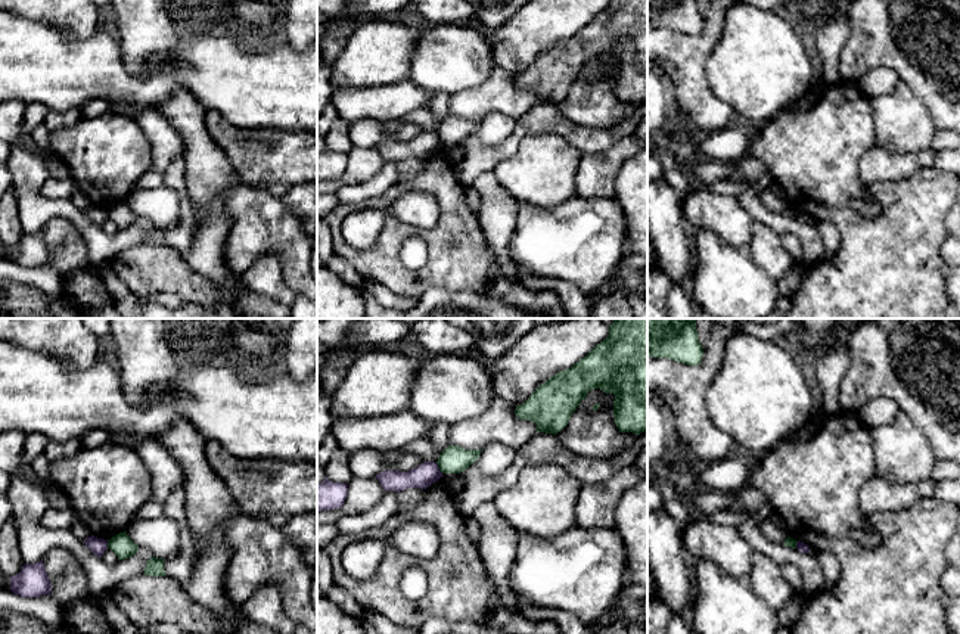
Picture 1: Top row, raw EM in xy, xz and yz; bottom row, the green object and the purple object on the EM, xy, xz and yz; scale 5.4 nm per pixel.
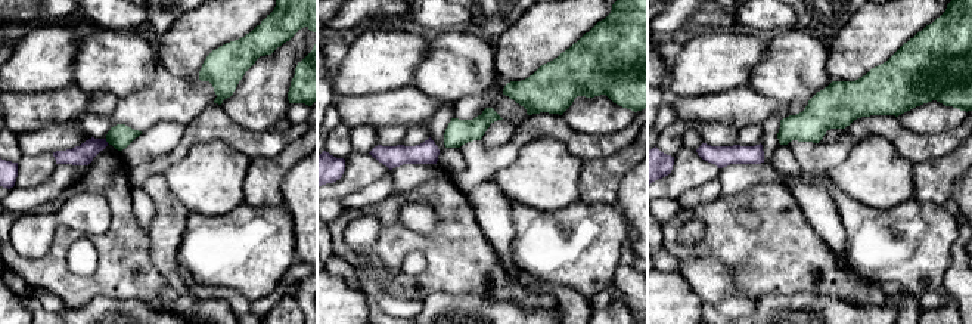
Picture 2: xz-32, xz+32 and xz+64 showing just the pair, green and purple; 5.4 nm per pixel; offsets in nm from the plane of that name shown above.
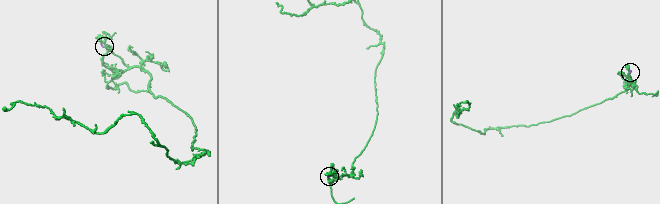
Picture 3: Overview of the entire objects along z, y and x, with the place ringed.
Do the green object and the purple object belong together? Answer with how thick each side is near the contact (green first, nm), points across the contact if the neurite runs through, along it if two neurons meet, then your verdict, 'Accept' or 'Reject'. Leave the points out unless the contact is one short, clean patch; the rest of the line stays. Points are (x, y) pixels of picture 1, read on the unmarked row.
Thickness 150 nm (green) against 120 nm. Boundary: xz (435, 133), (443, 142). Reject

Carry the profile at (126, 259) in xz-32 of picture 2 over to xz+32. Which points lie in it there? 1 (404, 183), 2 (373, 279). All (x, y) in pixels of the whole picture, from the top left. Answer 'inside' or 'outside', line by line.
1: outside
2: outside

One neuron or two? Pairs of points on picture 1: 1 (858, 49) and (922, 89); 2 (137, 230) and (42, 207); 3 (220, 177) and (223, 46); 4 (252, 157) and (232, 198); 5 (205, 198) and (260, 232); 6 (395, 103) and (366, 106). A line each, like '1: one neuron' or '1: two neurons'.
1: one neuron
2: one neuron
3: two neurons
4: two neurons
5: two neurons
6: one neuron

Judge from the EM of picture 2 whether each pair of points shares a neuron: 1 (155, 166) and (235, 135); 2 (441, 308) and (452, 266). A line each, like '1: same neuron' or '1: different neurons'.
1: same neuron
2: different neurons

